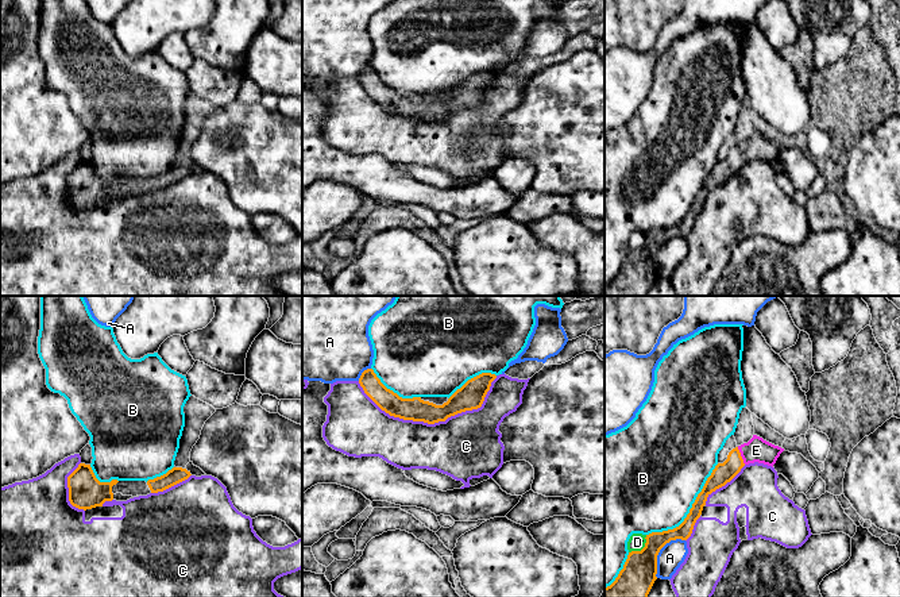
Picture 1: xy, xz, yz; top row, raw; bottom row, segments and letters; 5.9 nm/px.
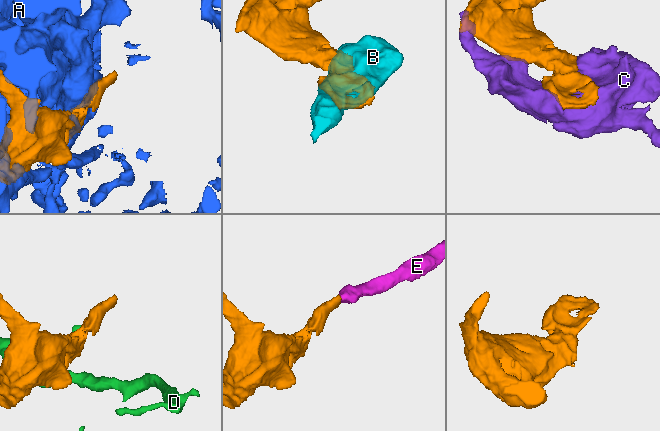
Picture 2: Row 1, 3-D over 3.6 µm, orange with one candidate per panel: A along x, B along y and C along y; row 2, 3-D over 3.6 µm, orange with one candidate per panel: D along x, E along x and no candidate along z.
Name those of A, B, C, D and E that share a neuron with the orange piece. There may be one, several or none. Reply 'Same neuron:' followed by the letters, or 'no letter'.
Same neuron: E

